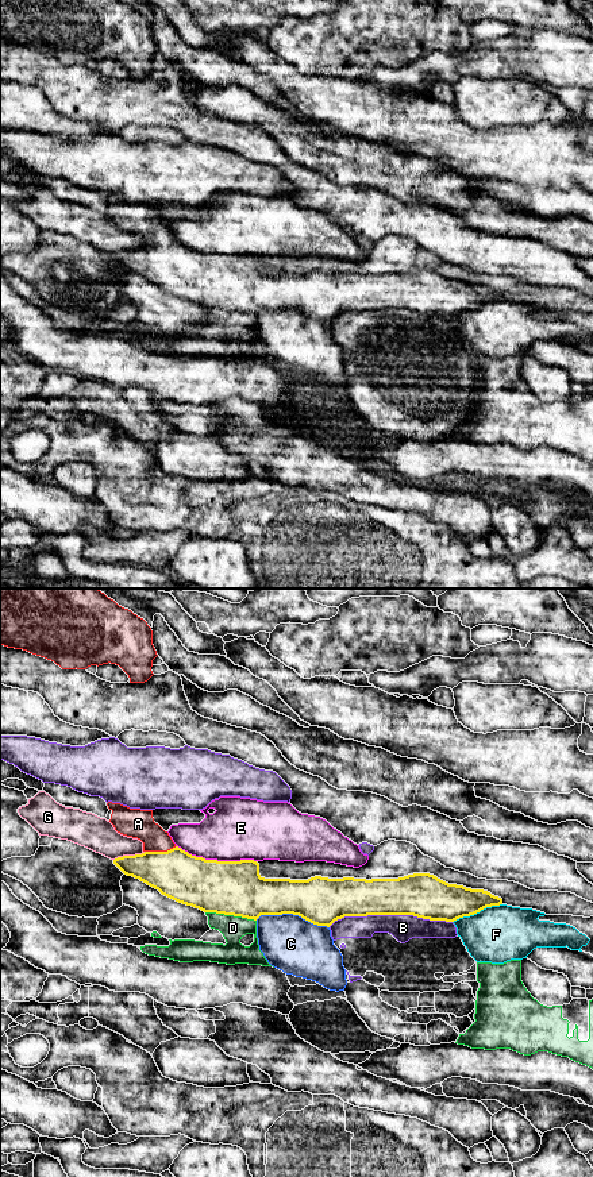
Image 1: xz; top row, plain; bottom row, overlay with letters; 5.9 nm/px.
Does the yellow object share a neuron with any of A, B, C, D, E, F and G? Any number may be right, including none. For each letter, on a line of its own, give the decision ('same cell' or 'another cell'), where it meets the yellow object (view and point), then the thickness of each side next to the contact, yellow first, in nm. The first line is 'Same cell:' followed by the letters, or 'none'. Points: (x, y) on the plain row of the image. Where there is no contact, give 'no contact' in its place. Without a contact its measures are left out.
Same cell: A
A: same cell | xz (160, 247) | 300/180 nm
B: another cell | xz (389, 309) | 260/160 nm
C: another cell | xz (292, 308) | 280/340 nm
D: another cell | xz (231, 309) | 320/140 nm
E: another cell | xz (216, 255) | 320/360 nm
F: another cell | xz (477, 307) | 240/340 nm
G: another cell | xz (129, 251) | 240/200 nm

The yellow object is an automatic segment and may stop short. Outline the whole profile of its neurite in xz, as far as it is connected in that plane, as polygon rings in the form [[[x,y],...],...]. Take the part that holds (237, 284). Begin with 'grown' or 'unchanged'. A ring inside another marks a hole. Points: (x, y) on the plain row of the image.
grown; [[[107,198],[112,207],[109,217],[123,231],[143,238],[143,248],[123,251],[113,259],[158,285],[162,290],[199,304],[204,308],[242,312],[257,316],[261,310],[293,309],[330,323],[344,312],[413,310],[430,316],[454,317],[486,302],[502,300],[502,294],[484,285],[448,279],[430,269],[413,269],[398,274],[328,274],[315,271],[308,275],[265,274],[254,255],[217,256],[196,252],[178,243],[167,227],[154,217],[153,205],[130,204],[120,198]]]

